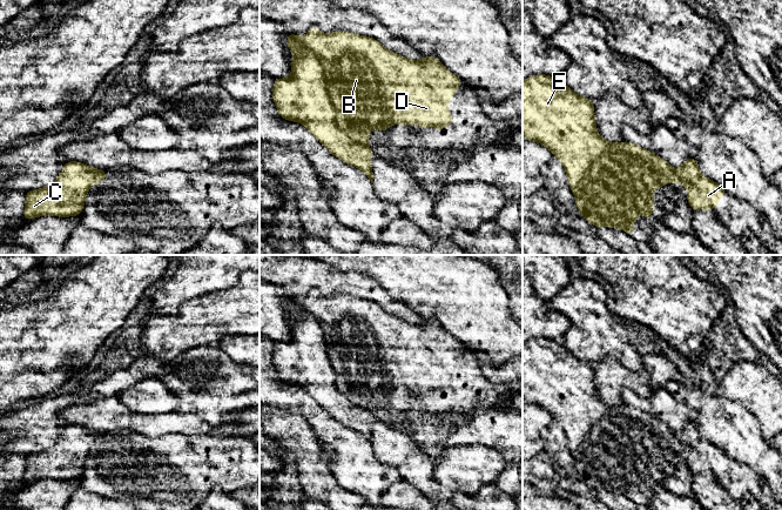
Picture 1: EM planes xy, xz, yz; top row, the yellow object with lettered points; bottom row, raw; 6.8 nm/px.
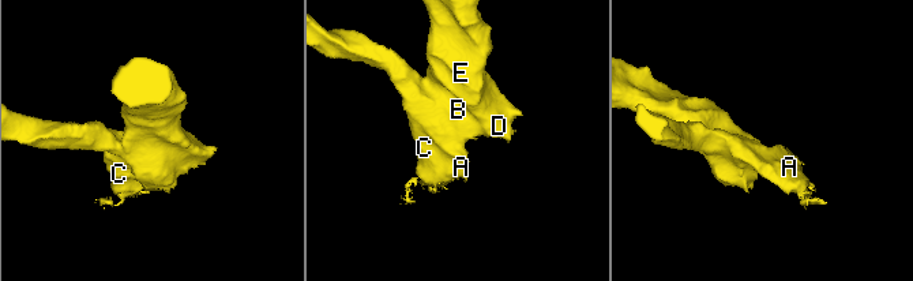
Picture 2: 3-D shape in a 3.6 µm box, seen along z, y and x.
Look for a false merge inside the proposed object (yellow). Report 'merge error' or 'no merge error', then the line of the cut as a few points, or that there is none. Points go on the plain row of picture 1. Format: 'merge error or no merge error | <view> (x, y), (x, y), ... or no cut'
merge error | xz (300, 301), (318, 321), (337, 388), (368, 410)

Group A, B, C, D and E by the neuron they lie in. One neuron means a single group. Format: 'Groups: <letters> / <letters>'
Groups: A C / B D E

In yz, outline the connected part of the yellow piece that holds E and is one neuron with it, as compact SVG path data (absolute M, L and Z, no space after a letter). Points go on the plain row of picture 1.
M539 337L523 343L523 400L526 403L545 409L551 414L554 421L560 423L565 431L569 451L575 461L575 468L578 470L579 477L581 477L594 490L605 489L613 492L621 491L627 497L633 498L636 479L642 478L648 482L654 477L654 452L662 451L665 447L682 447L682 443L677 439L669 427L654 416L631 405L621 404L614 407L602 402L596 392L593 363L575 357L562 345L561 340L548 340L546 337Z

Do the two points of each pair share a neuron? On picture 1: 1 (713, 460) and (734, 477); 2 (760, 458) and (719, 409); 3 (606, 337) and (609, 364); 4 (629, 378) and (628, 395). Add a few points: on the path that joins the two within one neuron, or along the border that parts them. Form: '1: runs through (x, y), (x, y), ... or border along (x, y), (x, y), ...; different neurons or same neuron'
1: runs through (718, 463), (729, 474); same neuron
2: runs through (748, 447), (725, 421); same neuron
3: border along (593, 362), (612, 356), (632, 370); different neurons
4: border along (654, 389), (640, 397), (625, 388), (621, 402); different neurons

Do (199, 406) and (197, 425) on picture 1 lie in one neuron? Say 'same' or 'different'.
different

